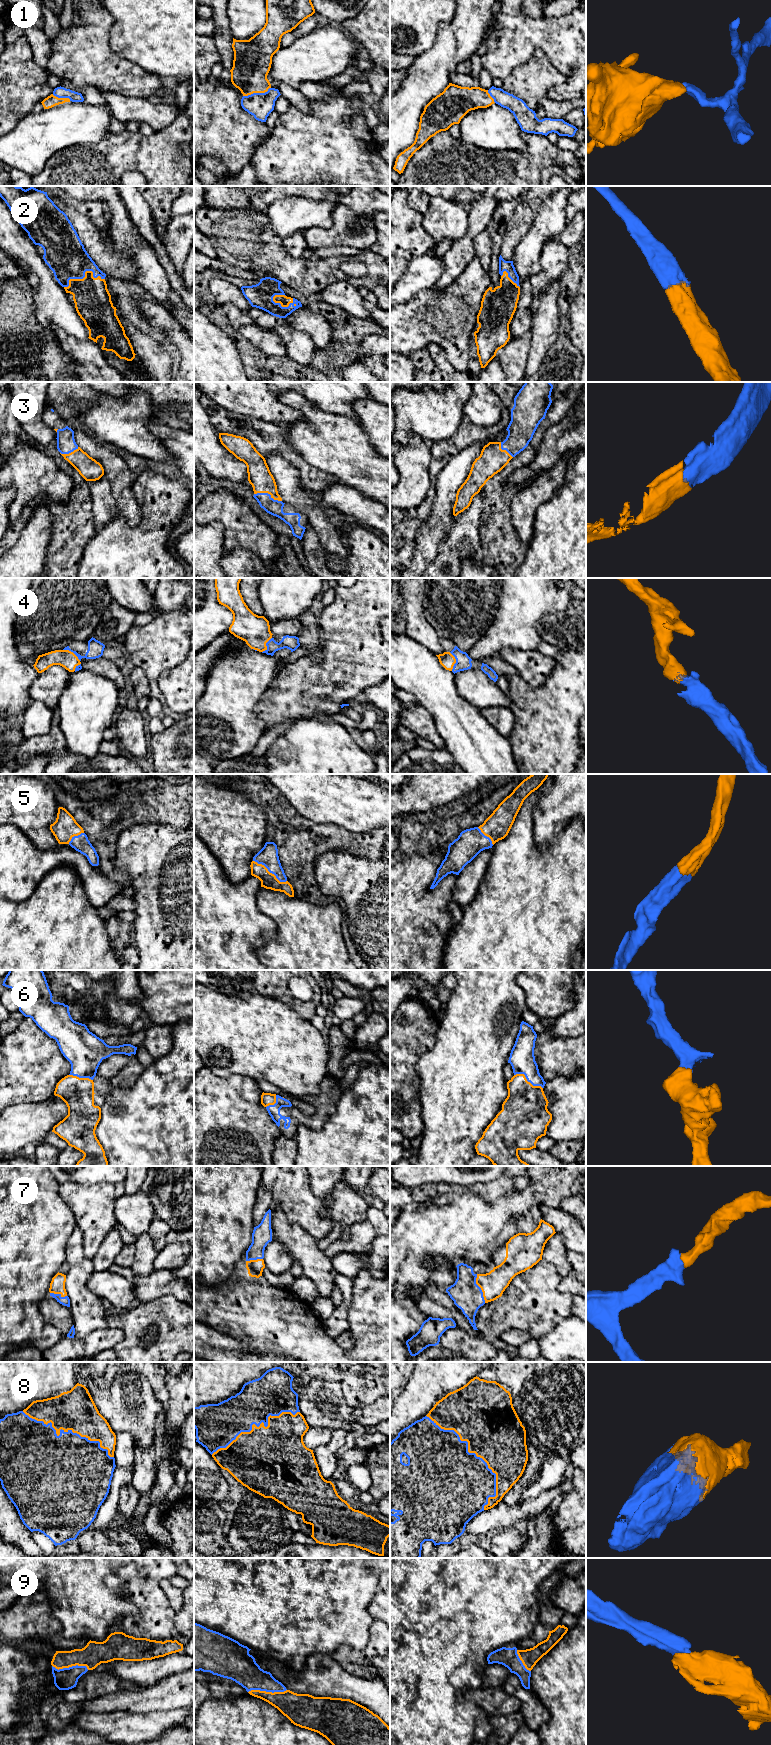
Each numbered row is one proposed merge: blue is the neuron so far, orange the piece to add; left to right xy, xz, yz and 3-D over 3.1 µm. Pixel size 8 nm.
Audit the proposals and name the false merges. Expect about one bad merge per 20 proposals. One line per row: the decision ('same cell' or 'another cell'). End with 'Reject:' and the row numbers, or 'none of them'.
1: same cell
2: same cell
3: same cell
4: same cell
5: same cell
6: same cell
7: same cell
8: same cell
9: same cell
Reject: none of them

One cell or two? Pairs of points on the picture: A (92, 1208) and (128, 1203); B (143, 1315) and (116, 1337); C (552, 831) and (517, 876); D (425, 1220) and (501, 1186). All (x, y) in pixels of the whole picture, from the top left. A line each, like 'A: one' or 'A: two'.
A: two
B: two
C: two
D: two

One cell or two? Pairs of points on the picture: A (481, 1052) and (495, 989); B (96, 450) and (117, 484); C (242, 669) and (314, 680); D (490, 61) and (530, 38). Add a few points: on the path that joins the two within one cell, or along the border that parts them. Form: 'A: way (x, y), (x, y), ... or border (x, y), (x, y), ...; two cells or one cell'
A: way (481, 1036), (481, 1021), (487, 1005); one cell
B: way (104, 458), (116, 470), (117, 476); one cell
C: border (277, 674), (263, 694); two cells
D: way (500, 56), (520, 38); one cell

